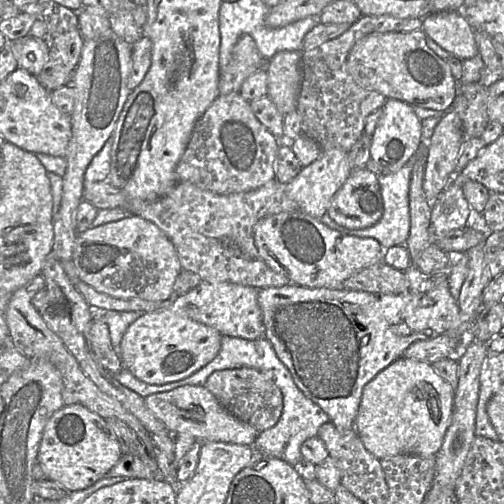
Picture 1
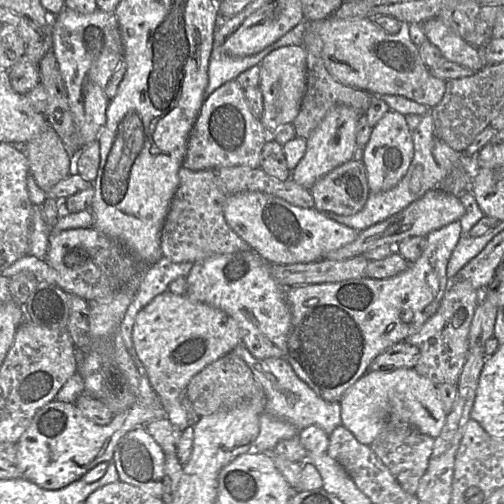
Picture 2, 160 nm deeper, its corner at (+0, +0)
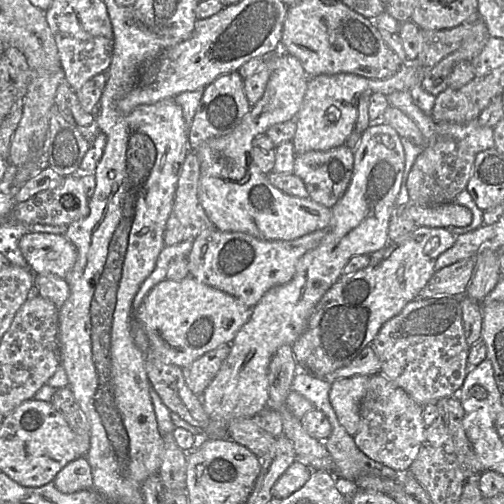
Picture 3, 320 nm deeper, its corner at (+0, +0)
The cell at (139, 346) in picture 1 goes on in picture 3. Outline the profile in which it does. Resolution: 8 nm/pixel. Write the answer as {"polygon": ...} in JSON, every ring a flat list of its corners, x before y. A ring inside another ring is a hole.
{"polygon":[[190,274,182,280,165,279,154,286,137,309,136,317,143,326,150,346,159,352,161,359,184,368,203,354,223,344,230,344,241,327,249,320,252,308,238,298,208,286]]}

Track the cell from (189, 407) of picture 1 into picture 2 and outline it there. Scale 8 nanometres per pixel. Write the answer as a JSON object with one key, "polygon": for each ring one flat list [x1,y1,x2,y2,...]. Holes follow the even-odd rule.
{"polygon":[[53,400,39,408,16,445,16,468,21,479,47,490,59,490,78,481,89,470,113,459,115,448,129,431,166,418,159,406,148,406,137,401,116,414,110,424,97,425,83,416,74,402]]}

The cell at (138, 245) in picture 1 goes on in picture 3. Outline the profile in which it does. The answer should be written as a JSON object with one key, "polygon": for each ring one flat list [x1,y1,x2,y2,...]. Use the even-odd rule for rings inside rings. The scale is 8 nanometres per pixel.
{"polygon":[[27,233,20,238,19,248,34,274,65,278,76,261,76,250,64,234]]}

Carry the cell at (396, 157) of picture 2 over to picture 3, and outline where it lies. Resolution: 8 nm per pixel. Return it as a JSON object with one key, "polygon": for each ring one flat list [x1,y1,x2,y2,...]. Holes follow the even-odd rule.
{"polygon":[[371,123,362,133,361,140,354,150,354,167,350,185,342,198,331,208,331,223,326,229,325,236,315,248,299,258,295,273,289,282,269,289,252,307,249,320,229,344,228,356,213,380,205,388,202,394,202,404,209,423,202,430,203,437,198,439,198,443,211,439,228,439,228,426,232,420,253,418,268,406,268,368,275,352,283,345,292,345,303,333,316,304,325,292,338,281,350,258,357,255,370,255,389,243,388,227,396,208,396,198,400,191,404,168,405,154,399,134,386,123]]}

